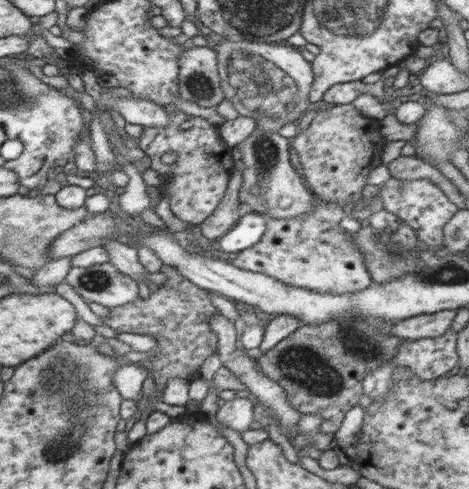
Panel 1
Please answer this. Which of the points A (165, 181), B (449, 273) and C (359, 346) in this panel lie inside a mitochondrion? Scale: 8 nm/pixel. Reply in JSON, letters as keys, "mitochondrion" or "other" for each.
{"A":"other","B":"mitochondrion","C":"mitochondrion"}

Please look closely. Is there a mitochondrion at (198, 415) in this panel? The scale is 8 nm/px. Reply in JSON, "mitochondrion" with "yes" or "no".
{"mitochondrion":"no"}

